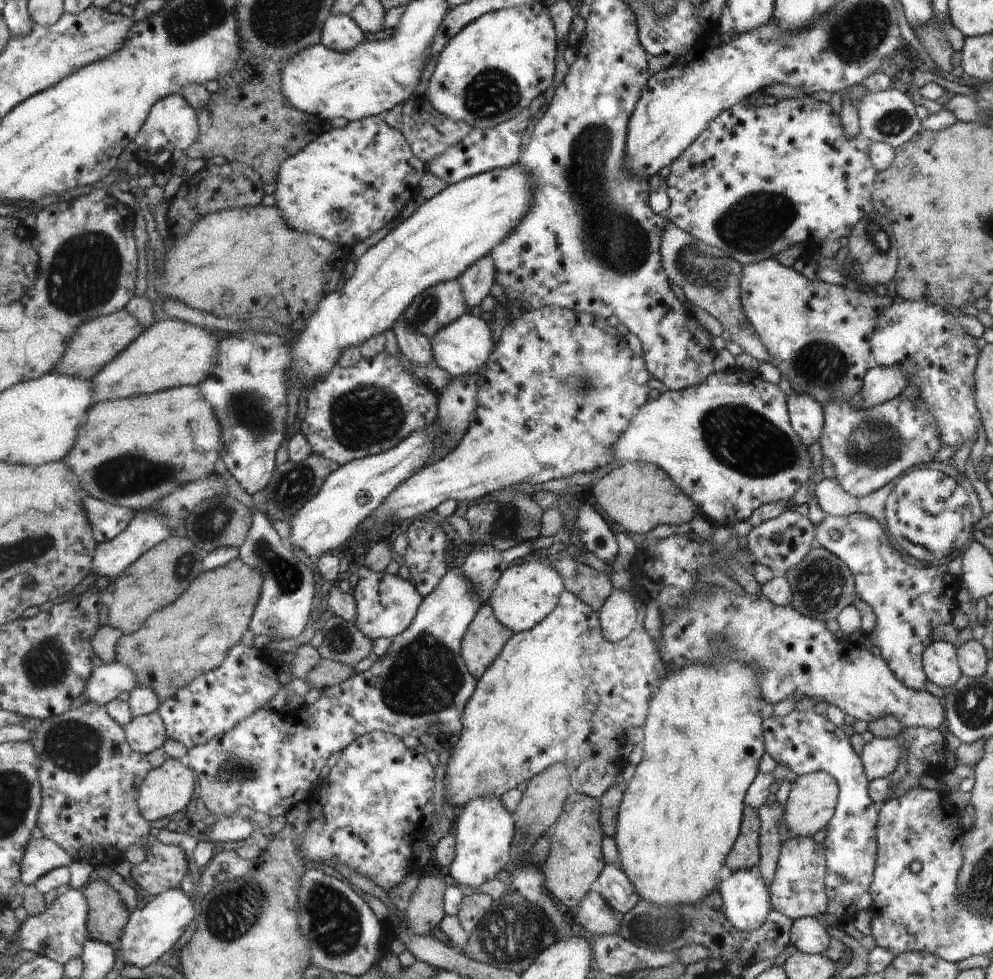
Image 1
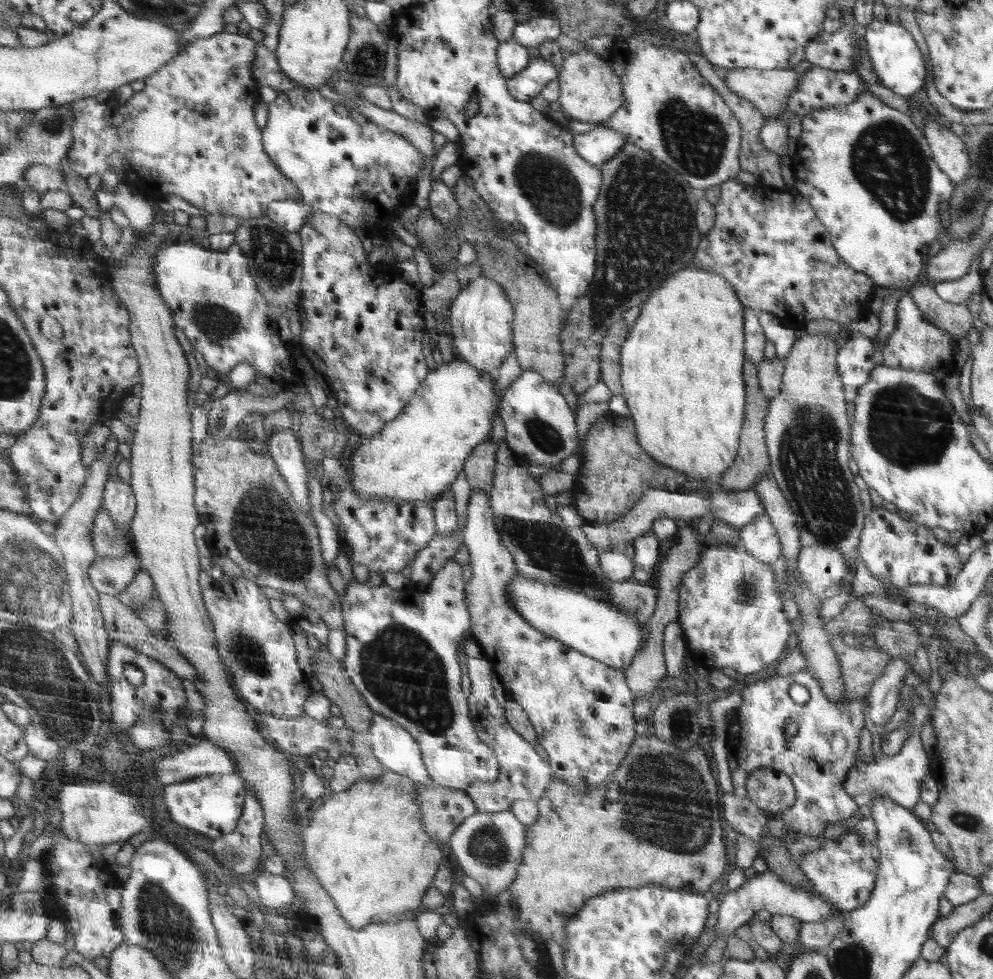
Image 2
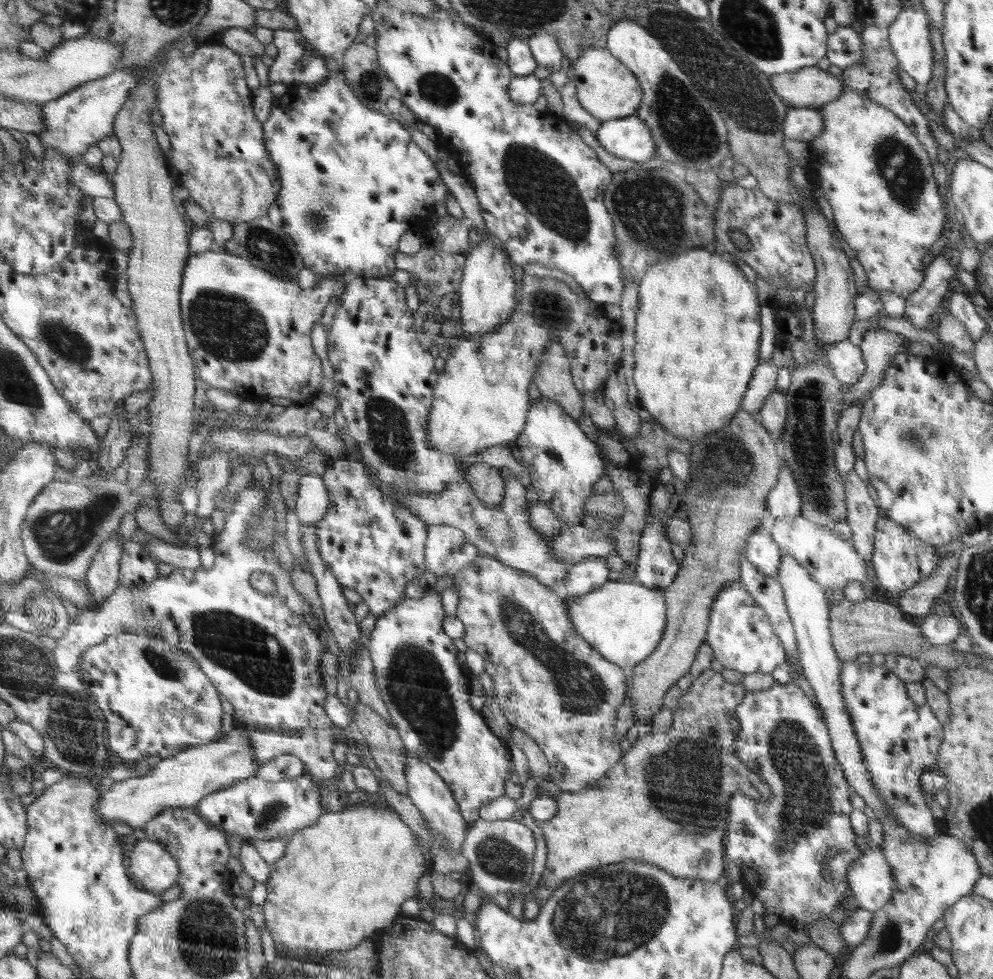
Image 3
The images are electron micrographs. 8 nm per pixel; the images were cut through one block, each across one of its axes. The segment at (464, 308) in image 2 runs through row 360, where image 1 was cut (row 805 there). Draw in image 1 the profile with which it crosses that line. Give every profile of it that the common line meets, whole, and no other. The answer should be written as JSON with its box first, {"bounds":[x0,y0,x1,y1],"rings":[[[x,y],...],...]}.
{"bounds":[450,796,514,889],"rings":[[[487,796],[458,809],[455,831],[455,860],[450,875],[458,884],[477,889],[496,878],[496,874],[510,862],[510,846],[514,838],[514,820],[497,796]]]}

